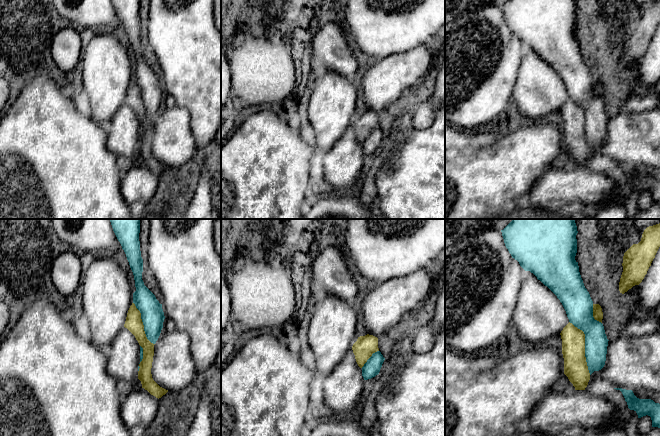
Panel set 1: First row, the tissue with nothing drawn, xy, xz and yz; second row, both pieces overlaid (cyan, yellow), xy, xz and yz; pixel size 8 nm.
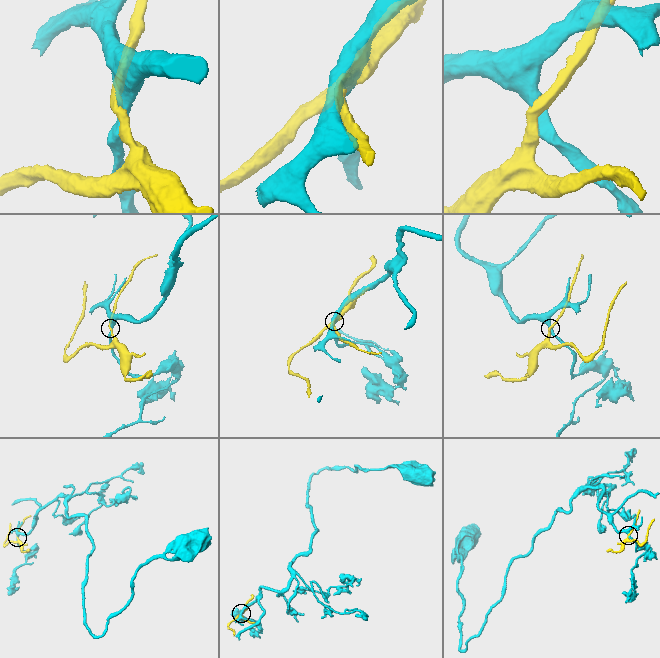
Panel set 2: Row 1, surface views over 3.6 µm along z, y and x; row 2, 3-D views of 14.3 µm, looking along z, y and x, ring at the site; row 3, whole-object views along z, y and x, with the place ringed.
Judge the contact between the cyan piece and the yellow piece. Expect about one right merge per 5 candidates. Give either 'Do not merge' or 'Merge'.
Do not merge

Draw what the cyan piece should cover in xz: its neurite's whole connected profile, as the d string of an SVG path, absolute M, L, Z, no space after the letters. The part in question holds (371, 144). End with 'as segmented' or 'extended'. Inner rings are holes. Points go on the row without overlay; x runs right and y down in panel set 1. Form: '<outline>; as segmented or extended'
M380 127L373 129L362 143L362 152L364 156L371 155L378 151L384 136L385 134Z; as segmented

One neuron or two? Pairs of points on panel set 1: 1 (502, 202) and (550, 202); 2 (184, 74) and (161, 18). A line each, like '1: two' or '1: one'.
1: two
2: one

